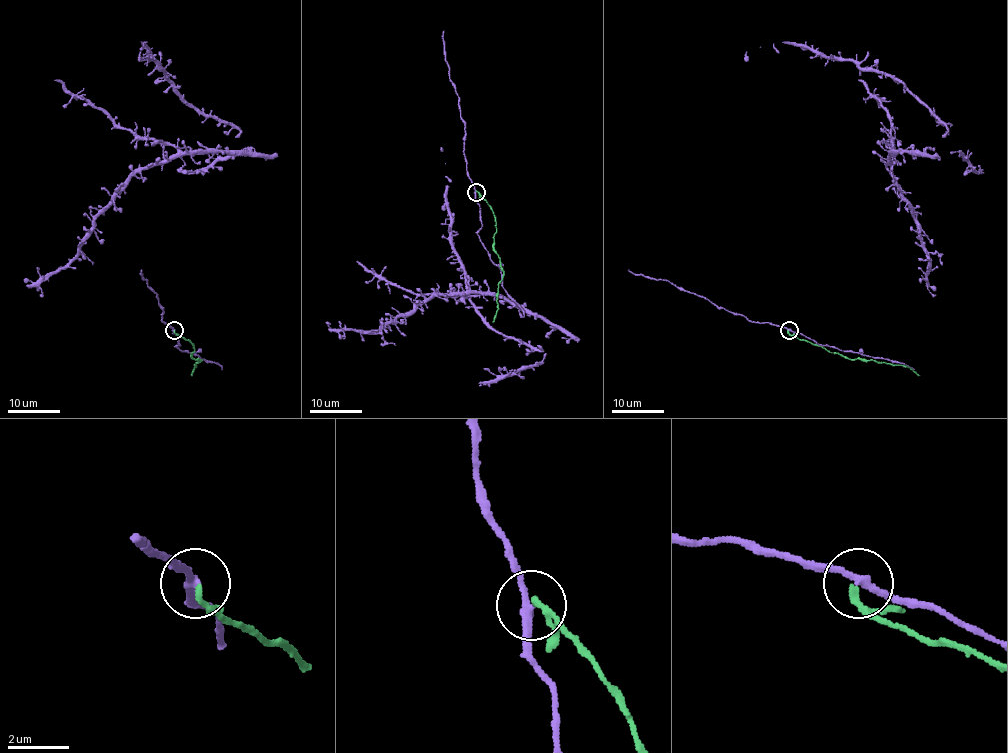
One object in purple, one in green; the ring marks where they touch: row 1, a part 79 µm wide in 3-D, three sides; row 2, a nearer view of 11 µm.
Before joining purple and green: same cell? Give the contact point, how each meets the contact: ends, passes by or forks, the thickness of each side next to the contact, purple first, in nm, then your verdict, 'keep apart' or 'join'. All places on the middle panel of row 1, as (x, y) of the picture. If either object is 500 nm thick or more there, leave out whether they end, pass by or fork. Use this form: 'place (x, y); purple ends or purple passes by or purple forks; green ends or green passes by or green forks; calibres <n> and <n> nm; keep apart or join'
place (476, 192); purple passes by; green ends; calibres 240 and 200 nm; keep apart

